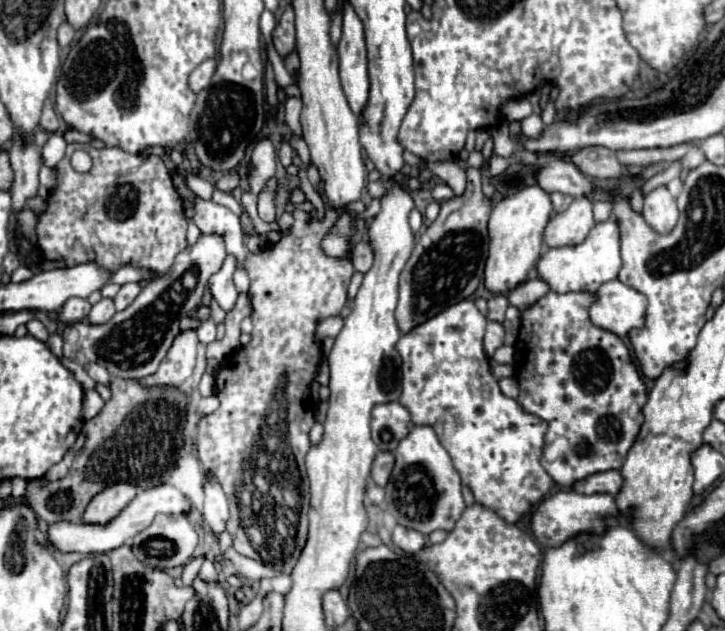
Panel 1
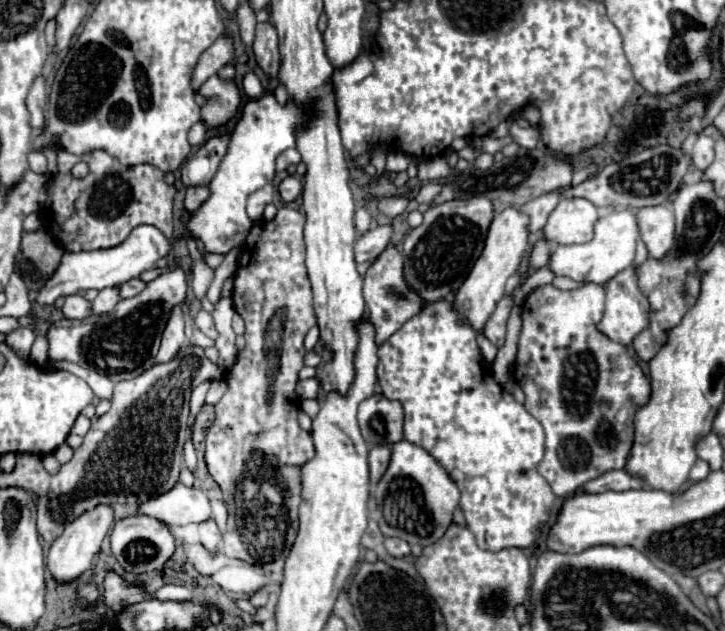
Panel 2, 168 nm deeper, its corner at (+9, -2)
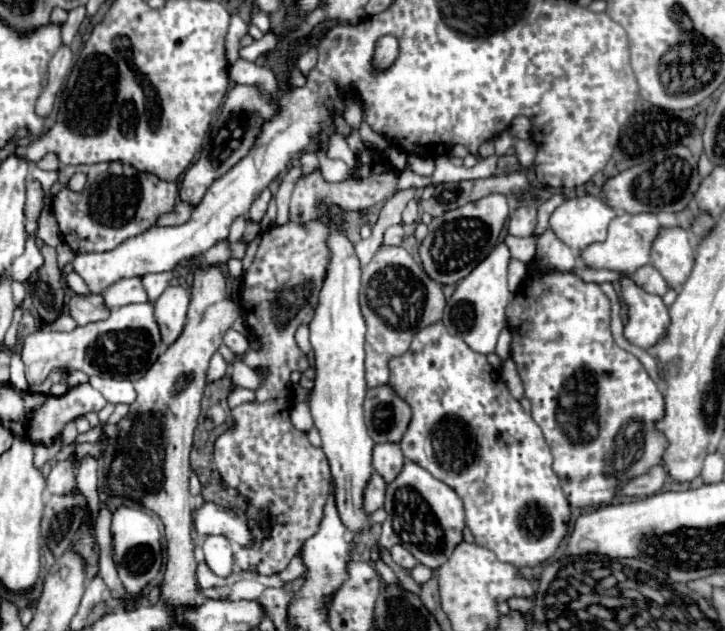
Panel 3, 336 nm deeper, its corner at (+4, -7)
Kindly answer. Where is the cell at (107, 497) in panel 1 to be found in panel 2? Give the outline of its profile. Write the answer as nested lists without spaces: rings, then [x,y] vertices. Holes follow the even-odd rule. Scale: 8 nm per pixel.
[[[99,504],[87,512],[83,512],[77,520],[73,520],[63,534],[53,542],[49,556],[47,556],[47,568],[49,572],[59,580],[59,582],[71,582],[77,580],[93,562],[93,556],[101,550],[101,542],[103,538],[111,532],[115,522],[115,514],[113,514],[113,506],[109,504]]]

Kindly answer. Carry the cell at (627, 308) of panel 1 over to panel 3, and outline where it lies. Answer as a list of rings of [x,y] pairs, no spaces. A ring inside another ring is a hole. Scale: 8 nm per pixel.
[[[622,277],[620,283],[622,301],[630,307],[628,309],[630,319],[624,325],[624,337],[642,349],[650,349],[662,337],[666,337],[666,331],[670,327],[668,307],[662,303],[658,295],[646,293],[638,285],[634,285],[628,277]]]

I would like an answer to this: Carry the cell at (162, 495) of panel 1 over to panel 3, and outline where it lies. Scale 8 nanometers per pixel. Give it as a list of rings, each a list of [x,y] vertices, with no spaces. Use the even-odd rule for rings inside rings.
[[[204,503],[198,511],[194,511],[194,529],[198,535],[224,535],[242,547],[250,547],[254,543],[248,523],[234,511],[216,503]]]

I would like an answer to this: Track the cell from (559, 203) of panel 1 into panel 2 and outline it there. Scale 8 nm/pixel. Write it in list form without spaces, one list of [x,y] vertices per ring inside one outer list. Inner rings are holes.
[[[549,192],[549,194],[543,194],[543,196],[539,196],[539,198],[521,206],[521,210],[525,214],[529,214],[529,218],[531,218],[531,224],[529,224],[531,232],[537,232],[547,224],[549,214],[555,210],[559,200],[561,200],[561,196],[557,192]]]

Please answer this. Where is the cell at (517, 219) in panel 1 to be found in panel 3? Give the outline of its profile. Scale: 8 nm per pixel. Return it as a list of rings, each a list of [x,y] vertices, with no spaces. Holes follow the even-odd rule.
[[[504,243],[496,245],[492,249],[492,253],[482,263],[478,263],[470,271],[470,275],[466,275],[456,285],[456,291],[448,299],[446,309],[444,309],[442,323],[448,329],[448,333],[460,337],[472,351],[482,353],[482,355],[494,353],[498,335],[502,333],[502,329],[506,325],[504,311],[506,311],[506,303],[510,299],[510,291],[508,291],[508,283],[506,283],[508,261],[510,261],[508,247]]]

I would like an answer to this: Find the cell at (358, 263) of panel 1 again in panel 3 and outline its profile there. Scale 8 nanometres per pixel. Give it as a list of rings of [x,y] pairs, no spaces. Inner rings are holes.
[[[392,225],[384,233],[384,243],[386,245],[400,245],[404,239],[404,227],[402,225]]]

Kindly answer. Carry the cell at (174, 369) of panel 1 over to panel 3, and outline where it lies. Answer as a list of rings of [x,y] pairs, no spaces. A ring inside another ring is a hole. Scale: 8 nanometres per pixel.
[[[168,287],[156,301],[154,301],[154,317],[160,327],[160,335],[164,345],[172,345],[182,327],[186,323],[186,309],[188,309],[188,291],[184,287]]]

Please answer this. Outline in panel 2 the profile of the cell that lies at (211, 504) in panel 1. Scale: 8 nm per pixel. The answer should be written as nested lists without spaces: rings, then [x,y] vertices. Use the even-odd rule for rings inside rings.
[[[205,520],[199,524],[199,534],[201,534],[201,544],[207,548],[207,550],[217,550],[219,548],[219,542],[221,542],[221,532],[215,524],[215,520]]]

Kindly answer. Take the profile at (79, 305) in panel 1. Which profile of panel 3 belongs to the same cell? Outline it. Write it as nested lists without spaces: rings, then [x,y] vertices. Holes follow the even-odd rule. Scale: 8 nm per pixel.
[[[74,295],[68,303],[68,311],[78,321],[78,325],[102,321],[110,315],[110,309],[104,305],[102,295]]]

